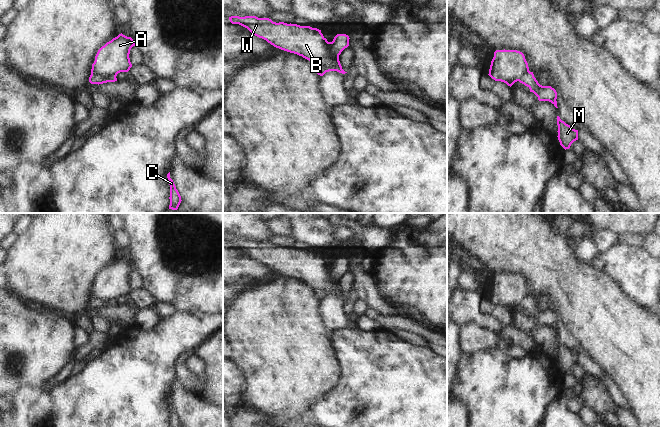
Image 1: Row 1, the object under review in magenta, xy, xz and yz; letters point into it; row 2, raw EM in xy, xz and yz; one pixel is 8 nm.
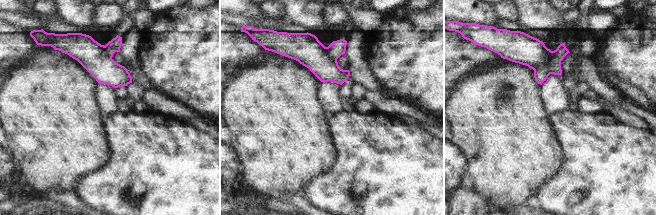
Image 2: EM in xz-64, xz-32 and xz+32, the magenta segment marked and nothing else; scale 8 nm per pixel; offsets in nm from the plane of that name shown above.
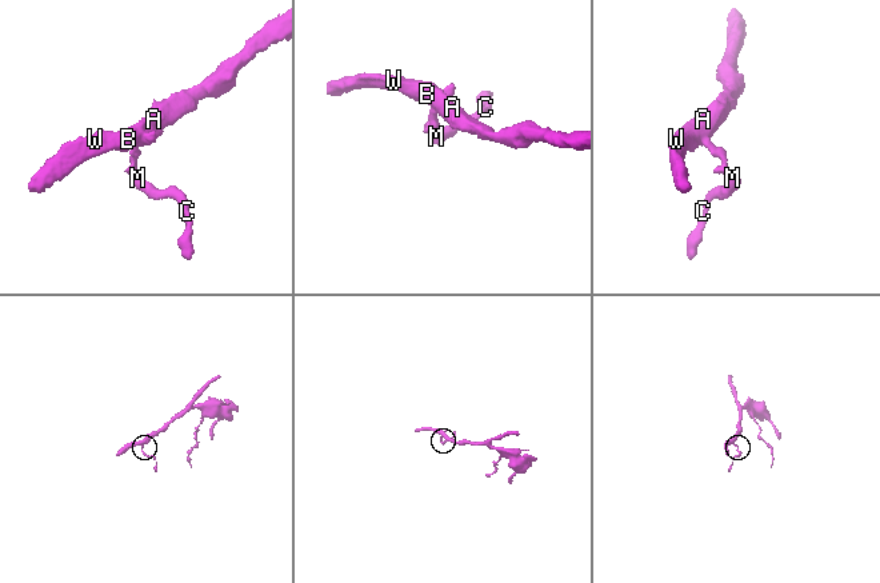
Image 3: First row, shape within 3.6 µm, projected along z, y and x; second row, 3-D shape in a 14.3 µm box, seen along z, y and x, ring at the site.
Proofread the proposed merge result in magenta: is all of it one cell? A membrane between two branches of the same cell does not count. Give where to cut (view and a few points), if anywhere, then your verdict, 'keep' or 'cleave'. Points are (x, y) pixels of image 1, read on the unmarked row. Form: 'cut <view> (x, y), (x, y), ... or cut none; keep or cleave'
cut xy (91, 297), (97, 297), (104, 301), (115, 300); cleave

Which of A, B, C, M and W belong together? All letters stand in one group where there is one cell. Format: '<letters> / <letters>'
A B W / C M

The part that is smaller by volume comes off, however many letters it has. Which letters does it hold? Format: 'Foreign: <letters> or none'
Foreign: C, M

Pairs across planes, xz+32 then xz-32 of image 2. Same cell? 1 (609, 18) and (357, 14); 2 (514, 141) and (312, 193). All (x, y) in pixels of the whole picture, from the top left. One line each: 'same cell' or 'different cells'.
1: same cell
2: different cells

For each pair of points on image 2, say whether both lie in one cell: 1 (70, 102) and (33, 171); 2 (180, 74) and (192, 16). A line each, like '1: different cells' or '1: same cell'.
1: same cell
2: same cell

